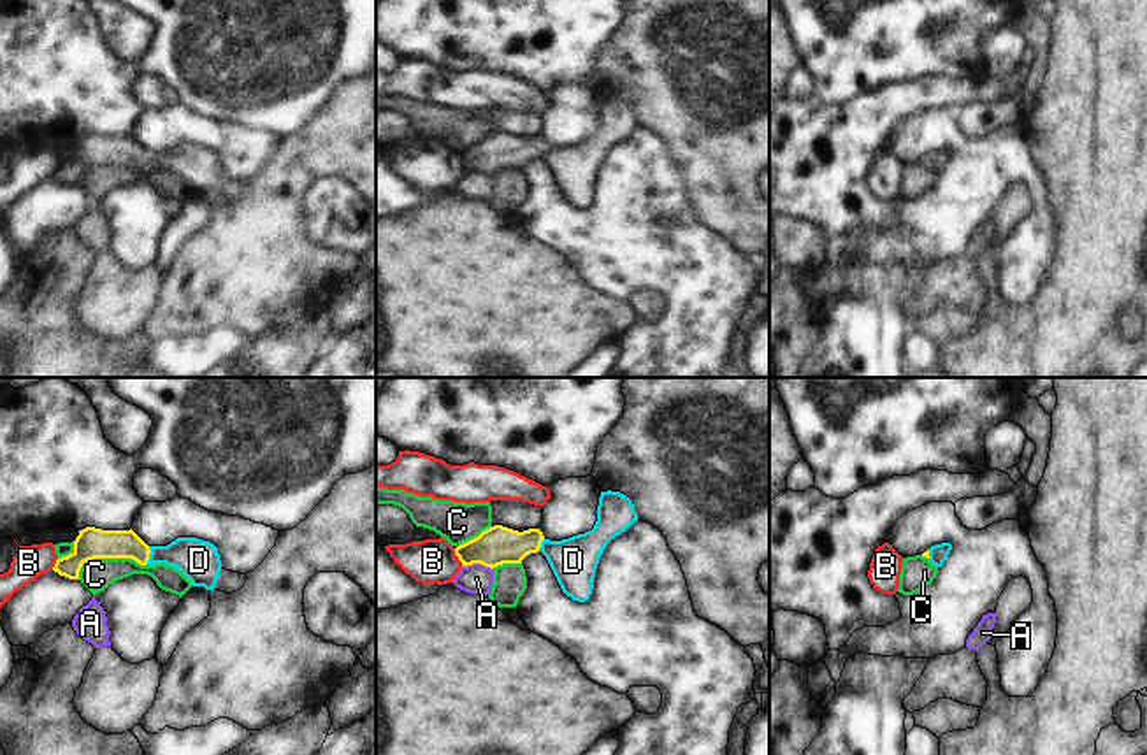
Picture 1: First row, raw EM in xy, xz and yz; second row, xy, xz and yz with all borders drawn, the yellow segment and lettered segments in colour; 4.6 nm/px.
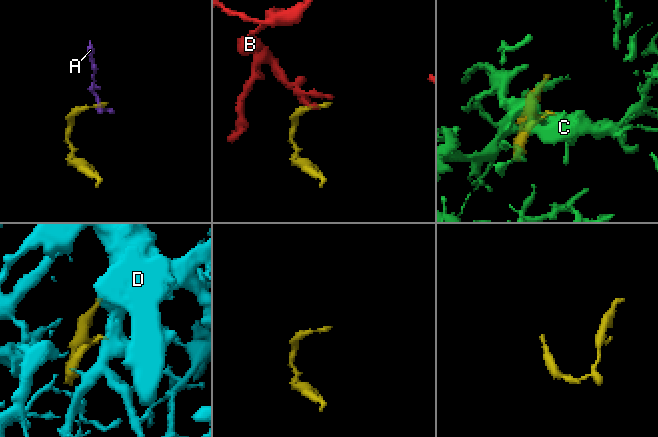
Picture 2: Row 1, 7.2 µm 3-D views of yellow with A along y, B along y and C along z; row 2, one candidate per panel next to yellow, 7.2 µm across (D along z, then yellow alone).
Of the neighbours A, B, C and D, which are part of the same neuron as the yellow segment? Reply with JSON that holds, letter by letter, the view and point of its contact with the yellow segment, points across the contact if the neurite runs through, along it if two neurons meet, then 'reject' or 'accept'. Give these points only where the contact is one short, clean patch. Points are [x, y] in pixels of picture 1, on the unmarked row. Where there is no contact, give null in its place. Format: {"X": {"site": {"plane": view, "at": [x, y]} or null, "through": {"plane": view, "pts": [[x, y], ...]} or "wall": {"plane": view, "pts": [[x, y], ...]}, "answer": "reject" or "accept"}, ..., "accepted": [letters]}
{"A": {"site": {"plane": "xz", "at": [478, 169]}, "wall": {"plane": "xz", "pts": [[464, 172], [483, 171], [490, 176]]}, "answer": "reject"}, "B": {"site": {"plane": "xz", "at": [457, 162]}, "answer": "reject"}, "C": {"site": {"plane": "xy", "at": [106, 164]}, "answer": "reject"}, "D": {"site": {"plane": "xy", "at": [148, 162]}, "through": {"plane": "xy", "pts": [[95, 150], [130, 151], [148, 162], [192, 162], [199, 167]]}, "answer": "accept"}, "accepted": ["D"]}

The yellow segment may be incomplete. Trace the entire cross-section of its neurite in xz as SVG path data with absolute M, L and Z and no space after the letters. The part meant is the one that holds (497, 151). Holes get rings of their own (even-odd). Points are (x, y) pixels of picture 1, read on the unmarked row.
M601 98L595 119L594 135L569 146L550 147L539 135L518 139L494 132L457 153L455 162L464 174L481 170L494 176L502 170L522 170L527 162L541 158L562 198L573 207L585 209L592 202L595 176L606 151L638 128L632 107L620 98Z

